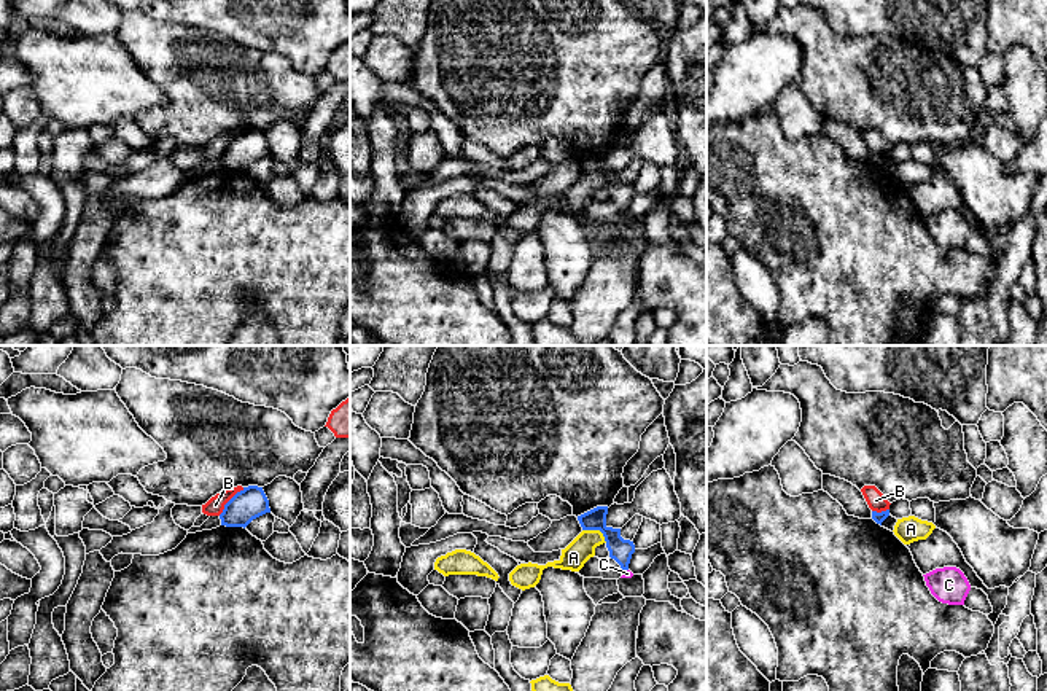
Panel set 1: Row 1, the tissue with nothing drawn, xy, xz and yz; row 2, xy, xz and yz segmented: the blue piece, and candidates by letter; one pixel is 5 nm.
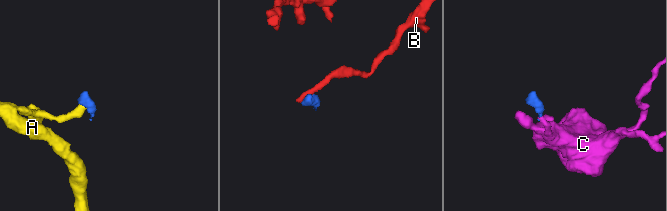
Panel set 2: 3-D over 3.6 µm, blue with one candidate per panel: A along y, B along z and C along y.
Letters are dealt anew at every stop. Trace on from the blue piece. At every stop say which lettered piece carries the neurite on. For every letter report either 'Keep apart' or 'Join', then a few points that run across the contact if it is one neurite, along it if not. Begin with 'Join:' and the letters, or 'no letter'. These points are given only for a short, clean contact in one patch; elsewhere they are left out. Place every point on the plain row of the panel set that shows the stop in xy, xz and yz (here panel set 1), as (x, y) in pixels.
Join: C
A: Keep apart. Line: xz (583, 172), (597, 172), (607, 185)
B: Keep apart. Line: xy (244, 131), (218, 158)
C: Join. Line: xz (621, 193), (626, 214), (627, 217)

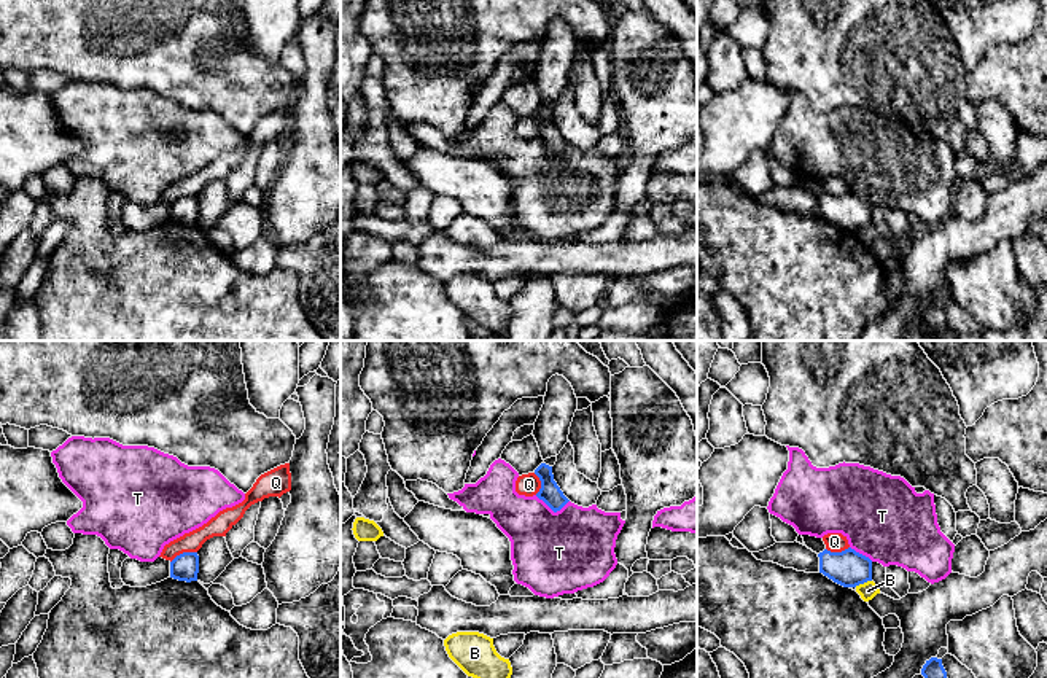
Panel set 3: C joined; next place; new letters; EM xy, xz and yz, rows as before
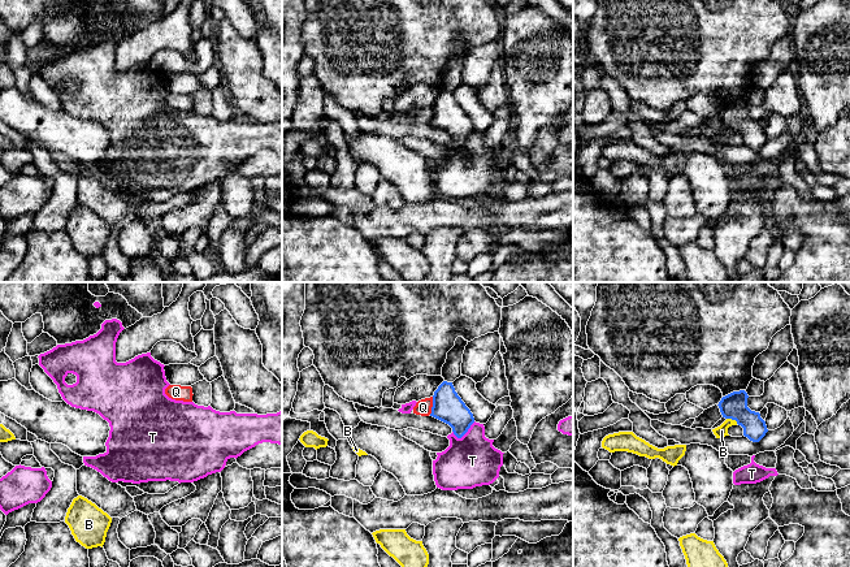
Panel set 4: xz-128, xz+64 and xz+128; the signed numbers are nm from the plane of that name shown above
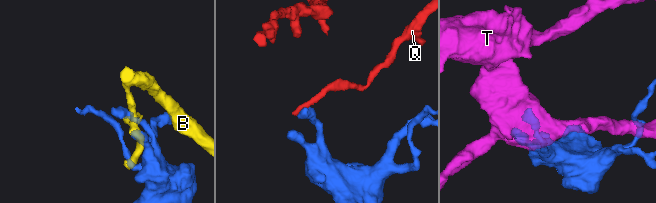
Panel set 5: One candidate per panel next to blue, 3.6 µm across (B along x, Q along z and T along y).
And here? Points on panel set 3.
Join: no letter
B: Keep apart. Line: yz (871, 223), (855, 229)
Q: Keep apart. Line: xy (196, 194), (183, 194), (171, 206)
T: Keep apart. Line: xz (535, 139), (554, 155), (559, 155), (568, 145)

